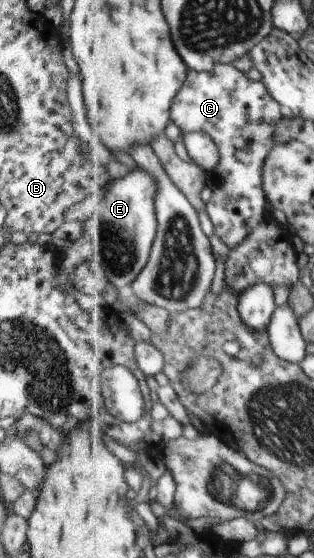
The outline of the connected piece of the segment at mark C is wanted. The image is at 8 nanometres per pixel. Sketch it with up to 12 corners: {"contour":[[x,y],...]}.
{"contour":[[238,64],[189,70],[172,122],[218,144],[206,208],[238,247],[266,220],[286,115]]}

